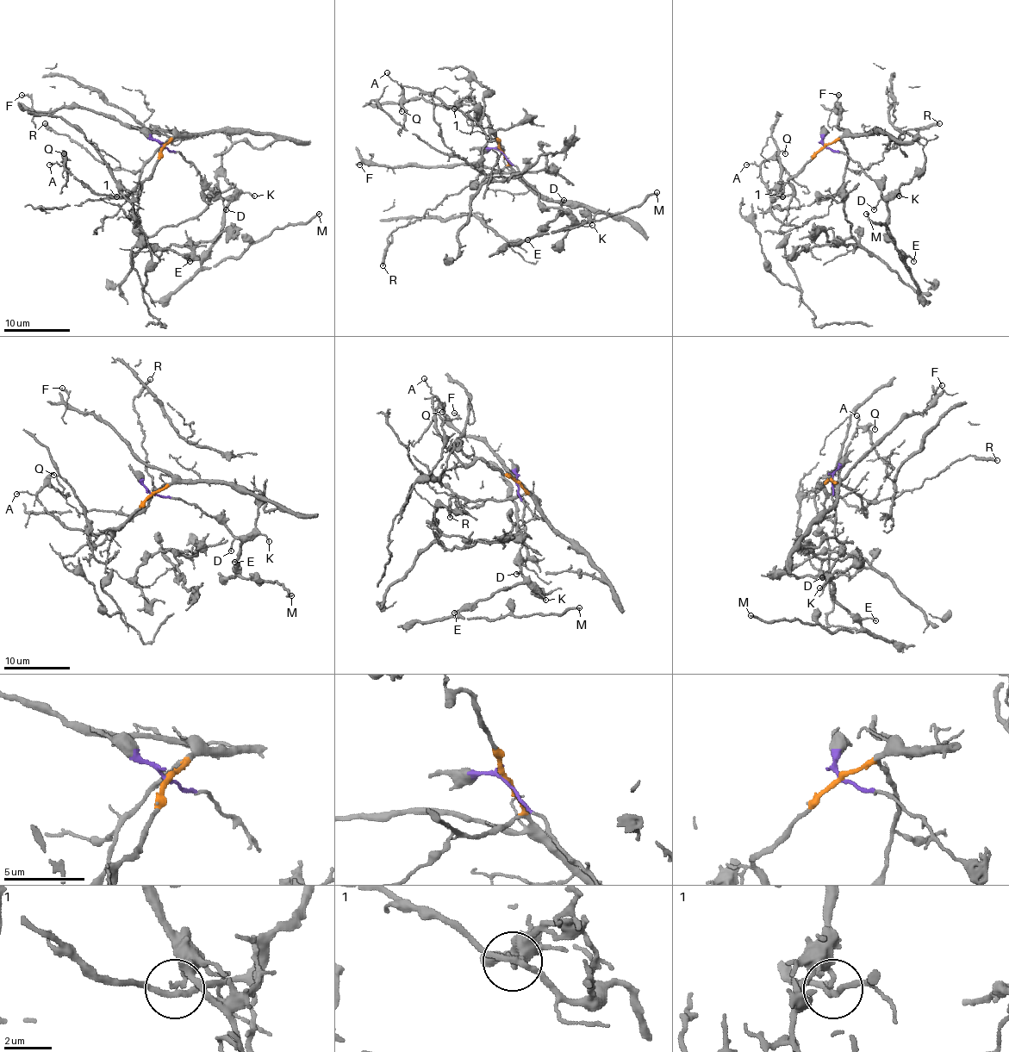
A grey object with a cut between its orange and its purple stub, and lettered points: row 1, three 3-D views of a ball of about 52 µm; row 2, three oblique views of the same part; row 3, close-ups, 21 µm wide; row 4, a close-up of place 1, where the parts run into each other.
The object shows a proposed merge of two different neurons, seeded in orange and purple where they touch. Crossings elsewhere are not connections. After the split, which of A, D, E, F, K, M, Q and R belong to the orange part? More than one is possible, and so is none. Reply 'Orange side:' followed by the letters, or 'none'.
Orange side: A, F, Q, R

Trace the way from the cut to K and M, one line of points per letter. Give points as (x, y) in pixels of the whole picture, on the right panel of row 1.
K: (825, 146), (845, 153), (874, 180), (881, 189), (883, 198), (893, 198), (900, 193), (899, 196)
M: (825, 146), (845, 153), (881, 189), (887, 202), (887, 234), (906, 268), (888, 229), (875, 225), (867, 213)

